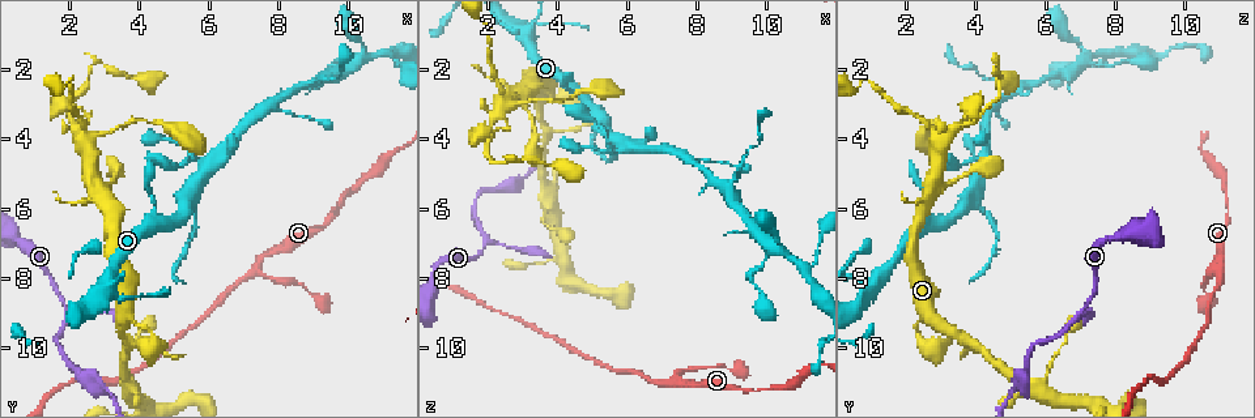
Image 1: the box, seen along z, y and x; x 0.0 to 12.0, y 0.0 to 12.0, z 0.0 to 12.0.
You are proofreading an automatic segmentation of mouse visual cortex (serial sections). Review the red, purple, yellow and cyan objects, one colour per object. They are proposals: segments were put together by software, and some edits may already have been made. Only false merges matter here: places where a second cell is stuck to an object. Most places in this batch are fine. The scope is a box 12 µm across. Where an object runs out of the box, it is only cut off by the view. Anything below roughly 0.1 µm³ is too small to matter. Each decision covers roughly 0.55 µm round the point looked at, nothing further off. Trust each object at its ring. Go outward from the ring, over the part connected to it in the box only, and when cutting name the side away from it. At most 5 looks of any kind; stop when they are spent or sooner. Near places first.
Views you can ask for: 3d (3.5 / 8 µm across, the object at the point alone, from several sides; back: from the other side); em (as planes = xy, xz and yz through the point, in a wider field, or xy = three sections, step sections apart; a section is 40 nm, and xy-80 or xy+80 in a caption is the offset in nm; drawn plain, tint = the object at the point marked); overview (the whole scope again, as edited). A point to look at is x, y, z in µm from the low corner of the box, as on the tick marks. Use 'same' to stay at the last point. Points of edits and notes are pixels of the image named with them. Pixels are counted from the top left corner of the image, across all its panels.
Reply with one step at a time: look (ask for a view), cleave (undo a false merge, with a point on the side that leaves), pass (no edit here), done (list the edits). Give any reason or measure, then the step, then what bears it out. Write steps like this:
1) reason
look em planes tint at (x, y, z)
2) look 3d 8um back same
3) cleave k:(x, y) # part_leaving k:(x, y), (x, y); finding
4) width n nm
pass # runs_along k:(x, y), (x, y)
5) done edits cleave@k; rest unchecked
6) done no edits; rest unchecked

arms part here
look 3d 3.5um at (6.1, 4.7, 4.2)

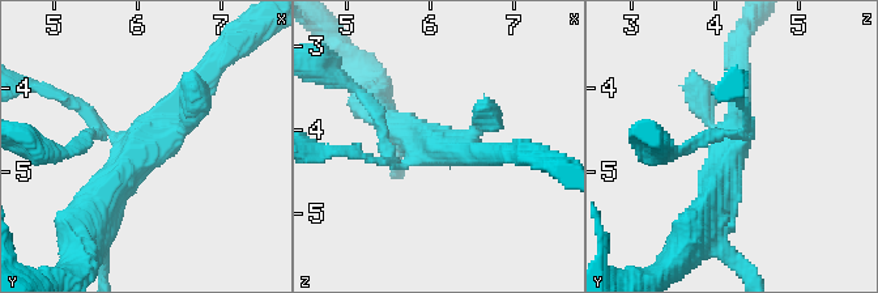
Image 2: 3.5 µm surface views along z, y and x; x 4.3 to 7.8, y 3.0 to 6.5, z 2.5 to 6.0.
need the tissue
look em xy step 1 tint at (6.10, 4.75, 4.20)

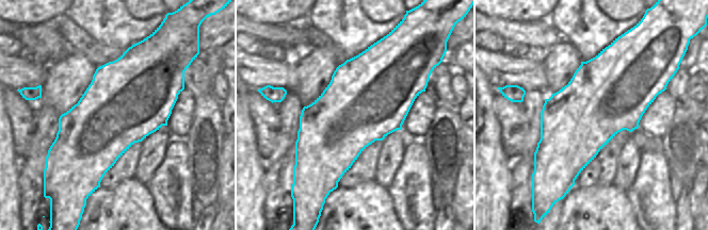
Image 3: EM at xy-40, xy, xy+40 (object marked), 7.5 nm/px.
pass # runs_along 2:(96, 217), (111, 185), (196, 80); continuous, no second cell

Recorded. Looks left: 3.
a fork
look 3d 3.5um at (7.3, 7.7, 11.0)

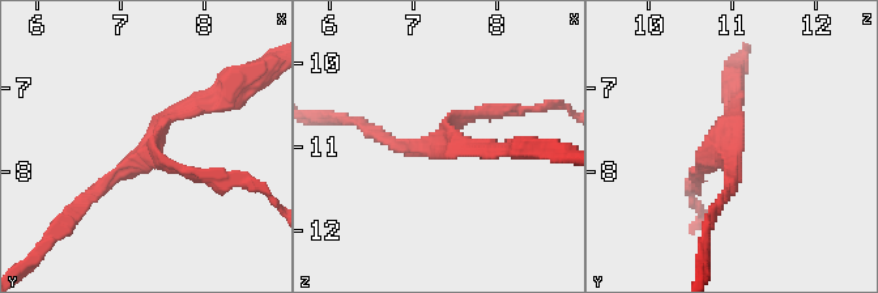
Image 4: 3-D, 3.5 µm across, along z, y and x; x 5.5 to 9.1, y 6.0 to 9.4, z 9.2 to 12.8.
arms 3; arm_widths 150, 150, 150 nm; need the tissue
look em xy step 5 tint at (7.30, 7.70, 11.00)

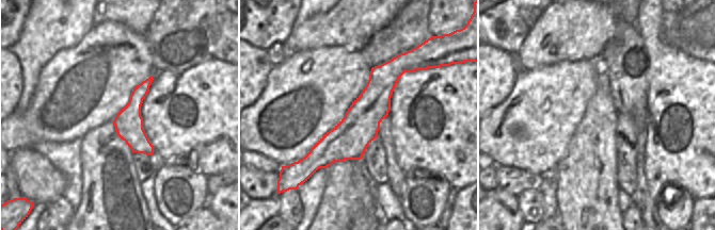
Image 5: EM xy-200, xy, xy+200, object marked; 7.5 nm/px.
width 300 nm
pass # runs_along 4:(216, 106), (171, 114), (80, 207); all the same cell

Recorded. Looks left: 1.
done no edits; rest unchecked

